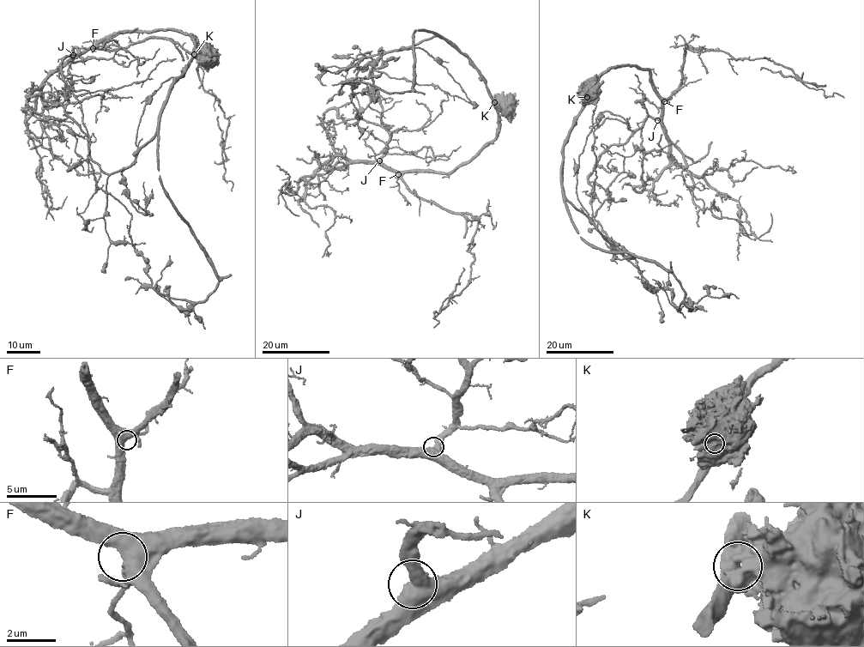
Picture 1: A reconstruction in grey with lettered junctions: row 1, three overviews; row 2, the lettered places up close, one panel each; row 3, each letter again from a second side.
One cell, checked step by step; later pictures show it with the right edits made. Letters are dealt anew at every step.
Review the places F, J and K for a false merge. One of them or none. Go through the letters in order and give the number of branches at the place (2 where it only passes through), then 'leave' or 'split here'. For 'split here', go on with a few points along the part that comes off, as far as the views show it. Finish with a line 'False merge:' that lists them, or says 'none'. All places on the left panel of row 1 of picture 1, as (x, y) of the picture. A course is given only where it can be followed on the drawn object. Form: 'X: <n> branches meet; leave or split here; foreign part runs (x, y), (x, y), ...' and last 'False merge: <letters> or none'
F: 2 branches meet; leave
J: 2 branches meet; leave
K: 2 branches meet; split here; foreign part runs (194, 54), (211, 57), (217, 55)
False merge: K

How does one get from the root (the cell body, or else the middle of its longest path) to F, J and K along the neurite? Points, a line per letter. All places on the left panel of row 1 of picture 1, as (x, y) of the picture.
F: (210, 58), (210, 61), (194, 52), (196, 39), (169, 30), (112, 35), (96, 42), (93, 48)
J: (210, 58), (210, 61), (194, 52), (196, 39), (169, 30), (112, 35), (73, 55)
K: (210, 58), (210, 61), (194, 54)

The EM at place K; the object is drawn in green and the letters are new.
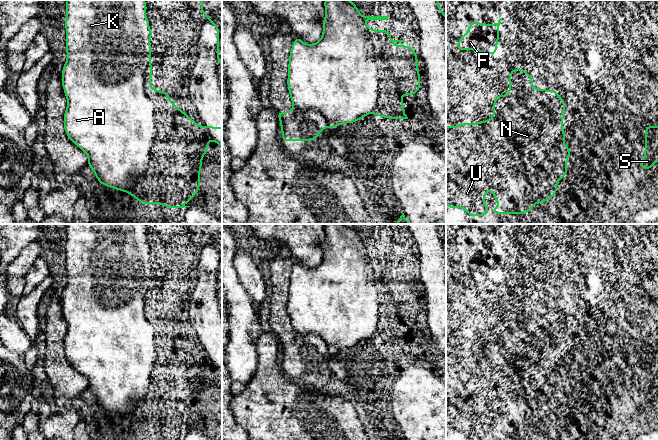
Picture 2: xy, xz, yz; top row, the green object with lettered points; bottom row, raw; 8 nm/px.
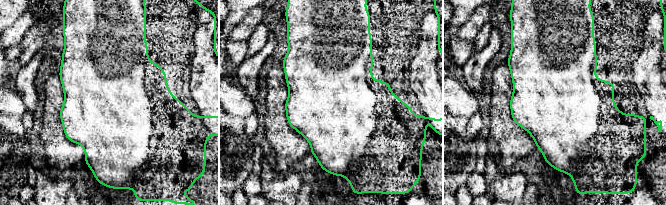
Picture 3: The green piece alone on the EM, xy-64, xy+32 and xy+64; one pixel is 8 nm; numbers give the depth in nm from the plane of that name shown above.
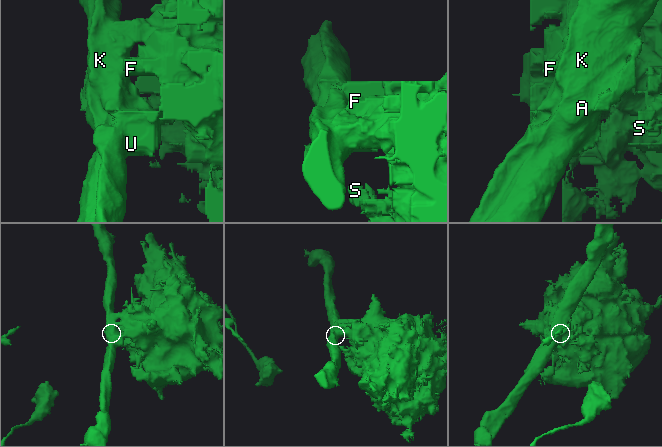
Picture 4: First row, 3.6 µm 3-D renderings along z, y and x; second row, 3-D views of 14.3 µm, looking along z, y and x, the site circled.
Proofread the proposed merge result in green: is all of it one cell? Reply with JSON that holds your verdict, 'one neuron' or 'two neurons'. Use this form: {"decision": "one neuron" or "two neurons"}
{"decision": "two neurons"}

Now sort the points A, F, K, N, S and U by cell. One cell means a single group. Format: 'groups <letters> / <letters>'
groups A K N U / F S

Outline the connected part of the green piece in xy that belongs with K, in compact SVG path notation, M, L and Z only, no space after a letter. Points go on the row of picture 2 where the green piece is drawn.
M66 0L66 17L65 17L65 28L66 28L66 52L67 52L67 61L62 69L62 86L64 89L65 96L68 100L67 108L64 113L64 129L65 132L70 139L70 141L76 144L82 151L84 151L88 155L88 166L94 171L97 180L107 187L117 189L120 191L125 191L128 194L135 197L140 204L161 204L167 208L184 208L190 207L185 206L185 202L190 202L191 199L195 196L195 194L200 189L200 170L202 168L202 158L206 154L209 145L209 132L203 126L156 126L158 119L161 117L161 109L156 108L155 105L157 103L157 90L152 88L138 88L133 84L132 80L127 80L121 74L116 74L111 69L111 64L106 63L105 65L101 64L101 55L103 53L133 53L136 50L136 27L140 21L140 19L145 16L146 4L145 0Z

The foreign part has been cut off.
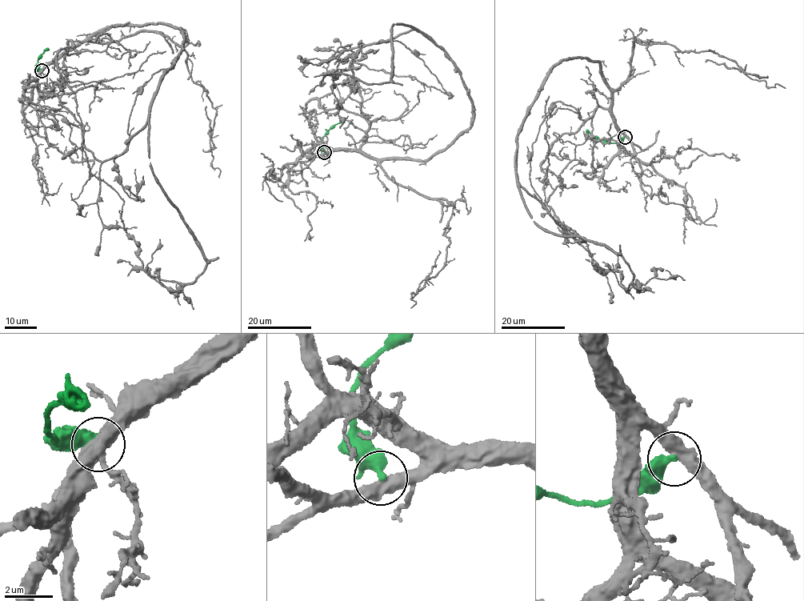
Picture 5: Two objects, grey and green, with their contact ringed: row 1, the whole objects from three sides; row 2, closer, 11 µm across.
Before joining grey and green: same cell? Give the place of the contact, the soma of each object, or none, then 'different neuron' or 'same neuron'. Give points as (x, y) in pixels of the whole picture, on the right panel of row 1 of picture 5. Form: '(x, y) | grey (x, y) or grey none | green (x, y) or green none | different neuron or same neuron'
(625, 137) | grey none | green none | different neuron

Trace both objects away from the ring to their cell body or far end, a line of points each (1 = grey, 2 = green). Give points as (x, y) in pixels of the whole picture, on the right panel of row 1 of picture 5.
1: (625, 137), (599, 63), (566, 60), (518, 136), (519, 193), (540, 226), (621, 256), (639, 292), (684, 279)
2: (625, 137), (619, 142), (610, 142), (597, 138), (586, 130)

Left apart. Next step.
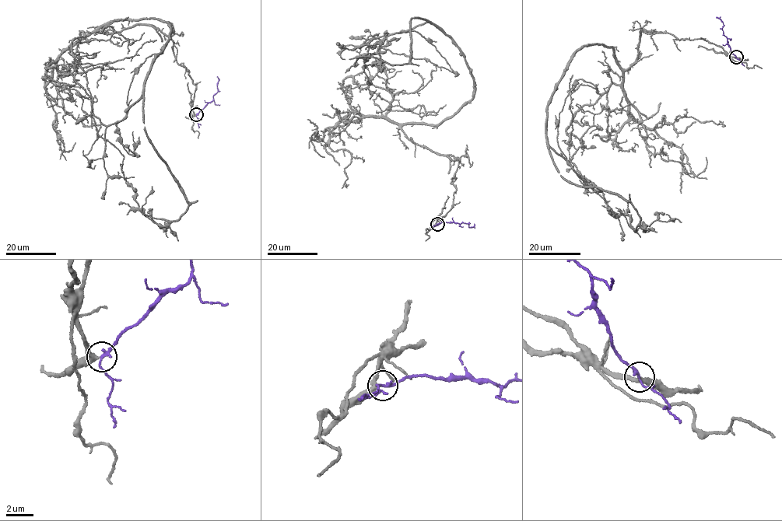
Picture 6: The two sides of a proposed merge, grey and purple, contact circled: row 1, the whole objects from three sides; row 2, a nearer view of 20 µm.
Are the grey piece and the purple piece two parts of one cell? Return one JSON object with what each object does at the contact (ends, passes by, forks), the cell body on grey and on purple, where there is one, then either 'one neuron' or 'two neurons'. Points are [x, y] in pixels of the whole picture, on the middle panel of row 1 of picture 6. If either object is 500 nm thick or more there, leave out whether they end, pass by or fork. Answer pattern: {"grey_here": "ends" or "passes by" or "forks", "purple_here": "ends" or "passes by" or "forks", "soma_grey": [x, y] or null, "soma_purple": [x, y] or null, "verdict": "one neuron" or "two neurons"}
{"grey_here": "passes by", "purple_here": "passes by", "soma_grey": null, "soma_purple": null, "verdict": "one neuron"}

